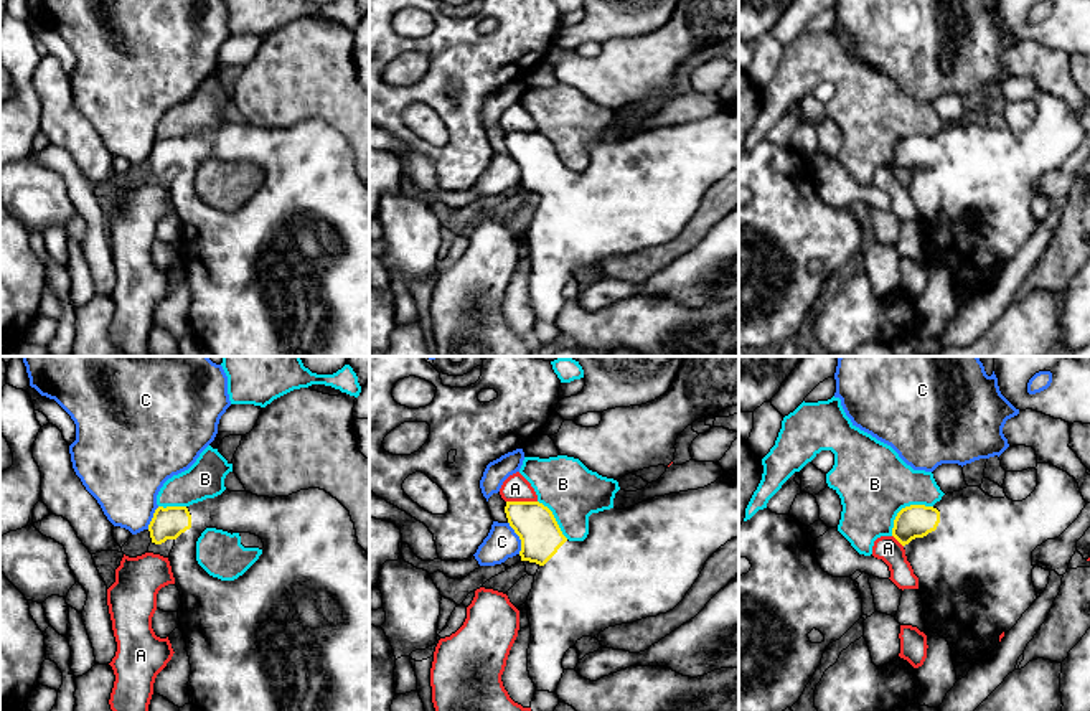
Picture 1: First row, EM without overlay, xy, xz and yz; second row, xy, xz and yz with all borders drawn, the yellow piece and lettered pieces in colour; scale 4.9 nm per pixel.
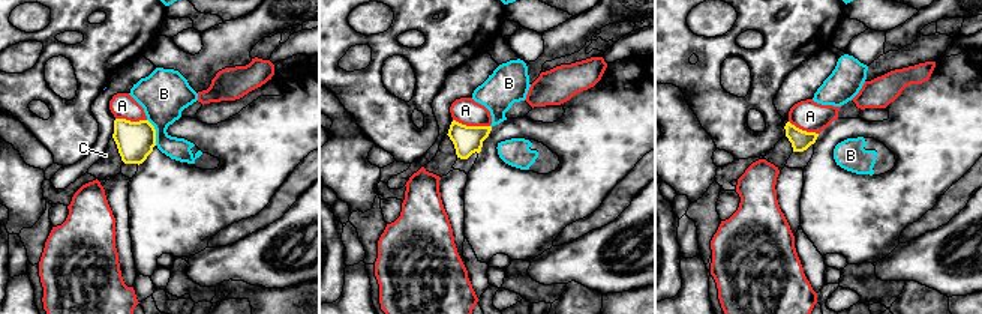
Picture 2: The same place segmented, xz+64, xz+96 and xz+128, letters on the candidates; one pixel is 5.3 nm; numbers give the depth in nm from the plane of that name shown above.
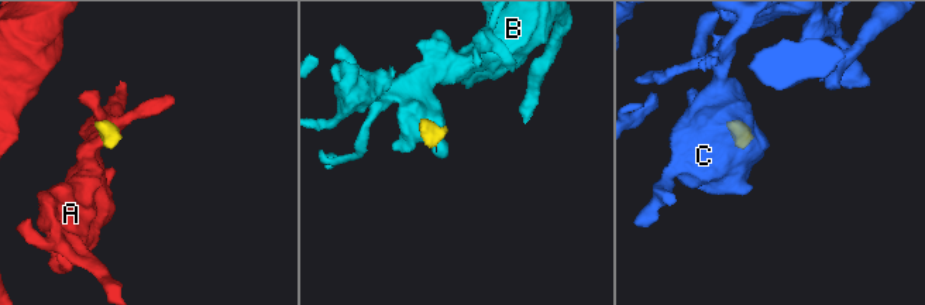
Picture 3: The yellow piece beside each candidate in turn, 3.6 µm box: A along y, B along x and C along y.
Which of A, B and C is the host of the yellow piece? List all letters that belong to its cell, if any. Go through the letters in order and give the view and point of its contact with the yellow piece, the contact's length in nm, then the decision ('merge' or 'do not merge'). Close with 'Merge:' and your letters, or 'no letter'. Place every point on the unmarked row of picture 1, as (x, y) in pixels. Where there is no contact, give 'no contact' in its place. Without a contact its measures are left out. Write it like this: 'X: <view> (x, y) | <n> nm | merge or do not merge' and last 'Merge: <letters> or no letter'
A: xz (521, 132) | 150 nm | do not merge
B: yz (906, 137) | 260 nm | do not merge
C: xz (520, 169) | 170 nm | do not merge
Merge: no letter

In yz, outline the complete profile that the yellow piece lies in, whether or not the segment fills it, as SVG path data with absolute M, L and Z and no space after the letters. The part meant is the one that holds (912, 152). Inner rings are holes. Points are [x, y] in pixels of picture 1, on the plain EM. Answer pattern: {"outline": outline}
{"outline": "M1037 94L1037 117L1022 132L1008 127L993 129L980 117L966 117L947 124L933 137L910 135L902 139L892 158L892 167L904 177L907 191L919 208L919 224L925 241L925 266L928 262L943 267L956 294L983 290L999 274L999 266L1009 262L1022 244L1034 234L1037 223L1032 213L1032 181L1047 170L1059 168L1082 144L1083 130L1078 114L1067 102Z"}

